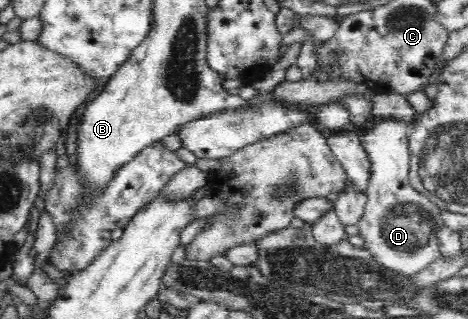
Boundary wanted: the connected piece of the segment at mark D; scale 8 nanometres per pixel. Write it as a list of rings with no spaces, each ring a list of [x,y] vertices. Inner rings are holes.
[[[394,118],[384,119],[383,121],[372,122],[361,132],[361,141],[364,150],[368,153],[372,176],[370,176],[370,186],[366,190],[367,202],[364,204],[364,212],[360,222],[356,222],[356,234],[360,234],[360,242],[364,242],[361,249],[367,250],[375,260],[375,264],[402,274],[403,276],[414,276],[422,269],[434,262],[438,254],[422,254],[420,248],[426,246],[428,236],[436,234],[438,230],[444,228],[445,224],[440,218],[440,206],[426,198],[423,194],[416,192],[409,179],[409,138],[406,136],[408,128],[412,123]]]

